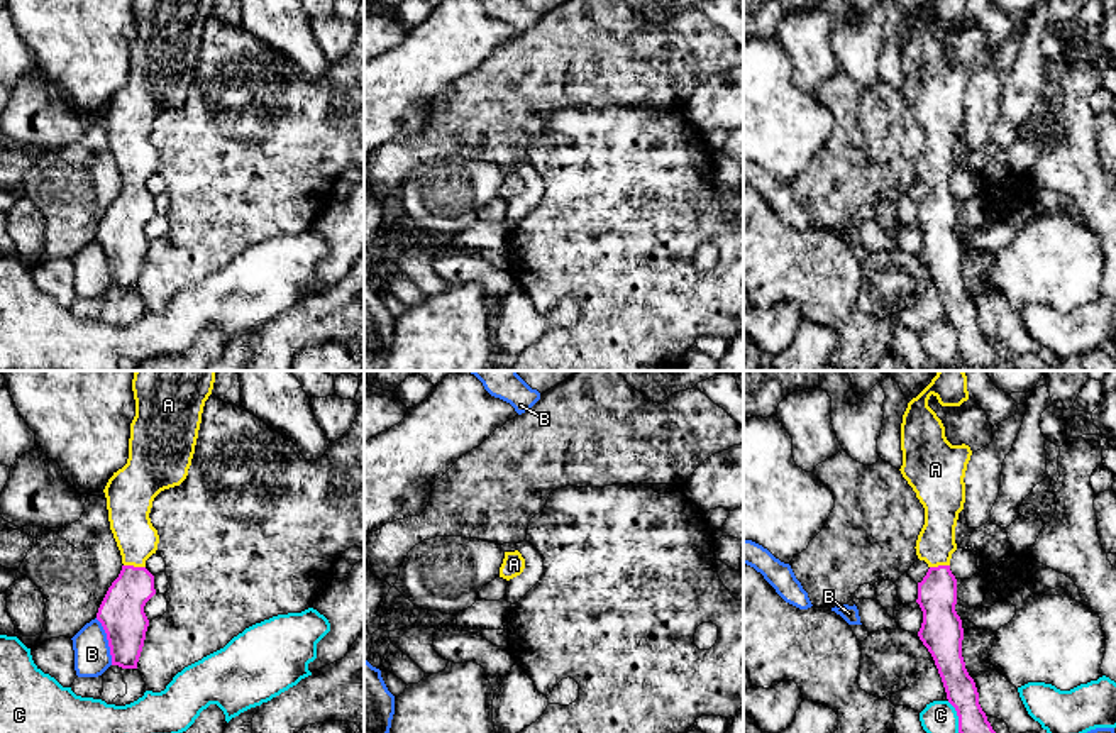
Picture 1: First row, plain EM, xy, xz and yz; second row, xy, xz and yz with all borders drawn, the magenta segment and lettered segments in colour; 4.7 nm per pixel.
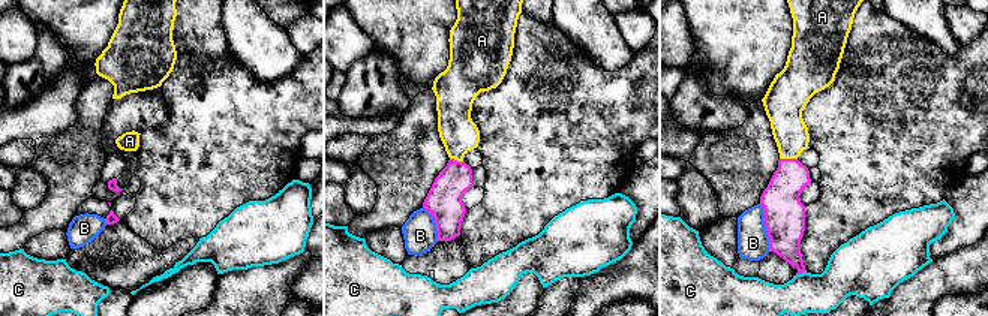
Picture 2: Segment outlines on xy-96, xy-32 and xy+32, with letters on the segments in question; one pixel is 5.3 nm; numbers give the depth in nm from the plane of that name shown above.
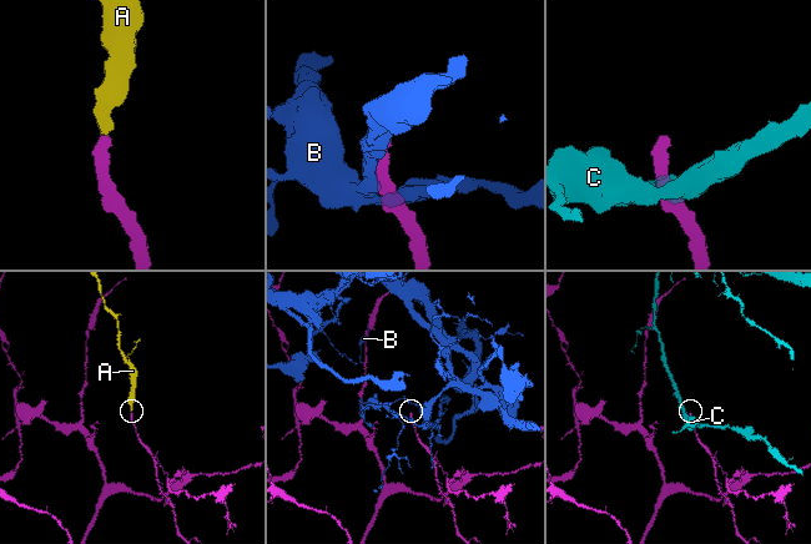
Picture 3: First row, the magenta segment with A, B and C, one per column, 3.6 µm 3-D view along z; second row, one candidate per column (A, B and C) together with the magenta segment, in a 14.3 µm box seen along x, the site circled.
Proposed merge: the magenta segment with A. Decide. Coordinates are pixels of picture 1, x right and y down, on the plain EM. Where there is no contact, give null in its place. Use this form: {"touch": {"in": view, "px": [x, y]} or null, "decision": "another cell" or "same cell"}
{"touch": {"in": "xy", "px": [132, 187]}, "decision": "same cell"}

